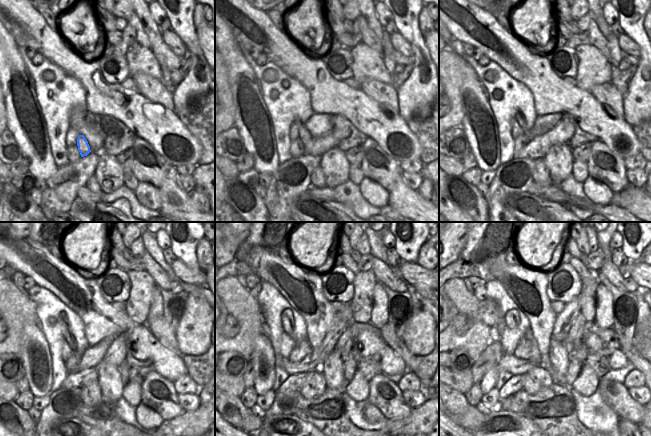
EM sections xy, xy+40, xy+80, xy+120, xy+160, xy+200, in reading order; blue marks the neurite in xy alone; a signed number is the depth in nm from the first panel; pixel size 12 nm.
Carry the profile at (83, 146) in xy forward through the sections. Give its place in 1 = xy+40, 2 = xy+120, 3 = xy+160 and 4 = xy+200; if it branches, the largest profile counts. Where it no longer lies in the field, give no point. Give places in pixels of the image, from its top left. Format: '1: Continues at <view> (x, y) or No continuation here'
1: Continues at xy+40 (306, 138)
2: Continues at xy+120 (70, 340)
3: Continues at xy+160 (287, 317)
4: Continues at xy+200 (512, 320).

